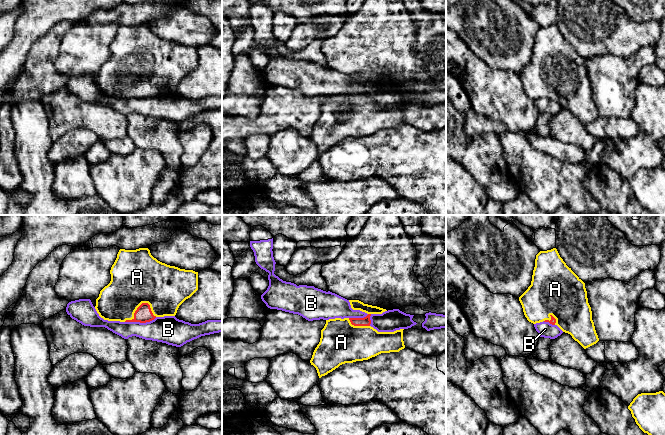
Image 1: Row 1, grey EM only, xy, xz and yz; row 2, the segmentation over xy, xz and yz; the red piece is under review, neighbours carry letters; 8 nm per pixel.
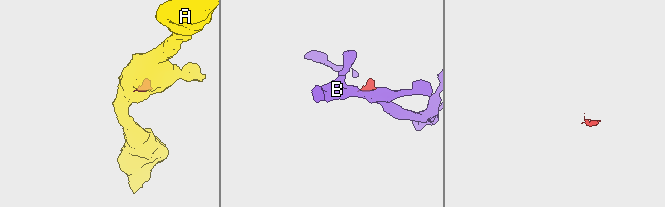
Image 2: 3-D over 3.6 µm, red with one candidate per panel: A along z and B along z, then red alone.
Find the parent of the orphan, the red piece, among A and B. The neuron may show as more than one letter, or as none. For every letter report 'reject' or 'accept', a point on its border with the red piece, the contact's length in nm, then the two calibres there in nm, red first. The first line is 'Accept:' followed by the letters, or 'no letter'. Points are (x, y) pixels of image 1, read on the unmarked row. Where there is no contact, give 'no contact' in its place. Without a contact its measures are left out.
Accept: A
A: accept | xy (140, 81) | 260 nm | 140/420 nm
B: reject | xy (140, 98) | 260 nm | 140/220 nm

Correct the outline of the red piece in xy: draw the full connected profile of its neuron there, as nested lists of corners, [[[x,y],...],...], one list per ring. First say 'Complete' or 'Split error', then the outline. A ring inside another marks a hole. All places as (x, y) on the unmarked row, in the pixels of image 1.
Split error. [[[148,24],[120,25],[110,50],[111,57],[100,67],[95,82],[99,92],[108,97],[146,99],[156,93],[175,92],[179,82],[198,66],[198,48],[162,39],[151,31]]]

